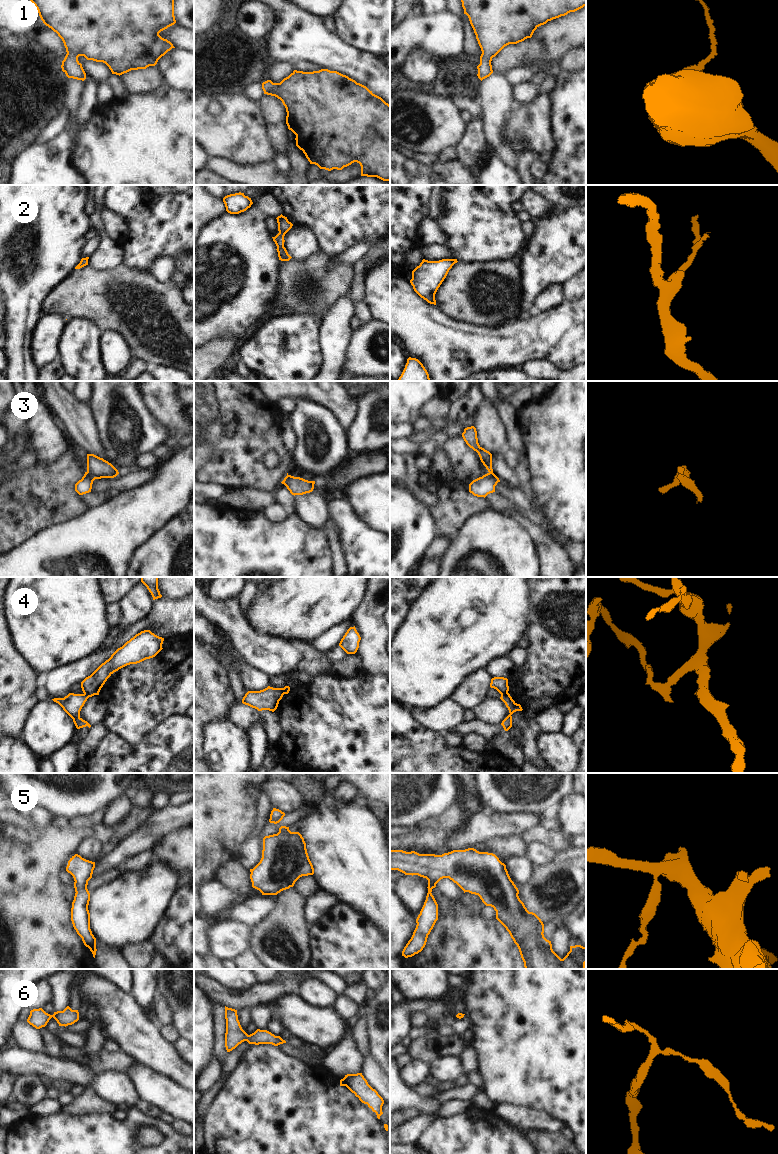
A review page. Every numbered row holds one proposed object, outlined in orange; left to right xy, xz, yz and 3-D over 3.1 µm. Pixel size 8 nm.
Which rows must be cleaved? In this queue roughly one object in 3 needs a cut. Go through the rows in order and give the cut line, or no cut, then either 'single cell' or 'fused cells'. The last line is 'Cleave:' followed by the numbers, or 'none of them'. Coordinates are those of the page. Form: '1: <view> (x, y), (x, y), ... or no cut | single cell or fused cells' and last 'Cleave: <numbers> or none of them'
1: no cut | single cell
2: no cut | single cell
3: xy (86, 472), (95, 478) | fused cells
4: yz (507, 692), (501, 695) | fused cells
5: no cut | single cell
6: no cut | single cell
Cleave: 3, 4

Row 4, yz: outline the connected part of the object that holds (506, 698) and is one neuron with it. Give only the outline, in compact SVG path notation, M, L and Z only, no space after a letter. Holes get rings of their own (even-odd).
M509 693L501 695L500 699L505 703L506 707L509 710L509 715L502 721L501 725L505 731L508 731L512 727L512 714L516 711L522 711L520 704L517 704Z

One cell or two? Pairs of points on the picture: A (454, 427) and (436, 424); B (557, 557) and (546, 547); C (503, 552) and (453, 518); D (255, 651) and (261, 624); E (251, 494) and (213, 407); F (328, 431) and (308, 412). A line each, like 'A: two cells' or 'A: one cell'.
A: two cells
B: one cell
C: two cells
D: two cells
E: two cells
F: one cell

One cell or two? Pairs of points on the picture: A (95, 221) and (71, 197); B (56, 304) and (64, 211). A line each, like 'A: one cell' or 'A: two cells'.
A: two cells
B: two cells

